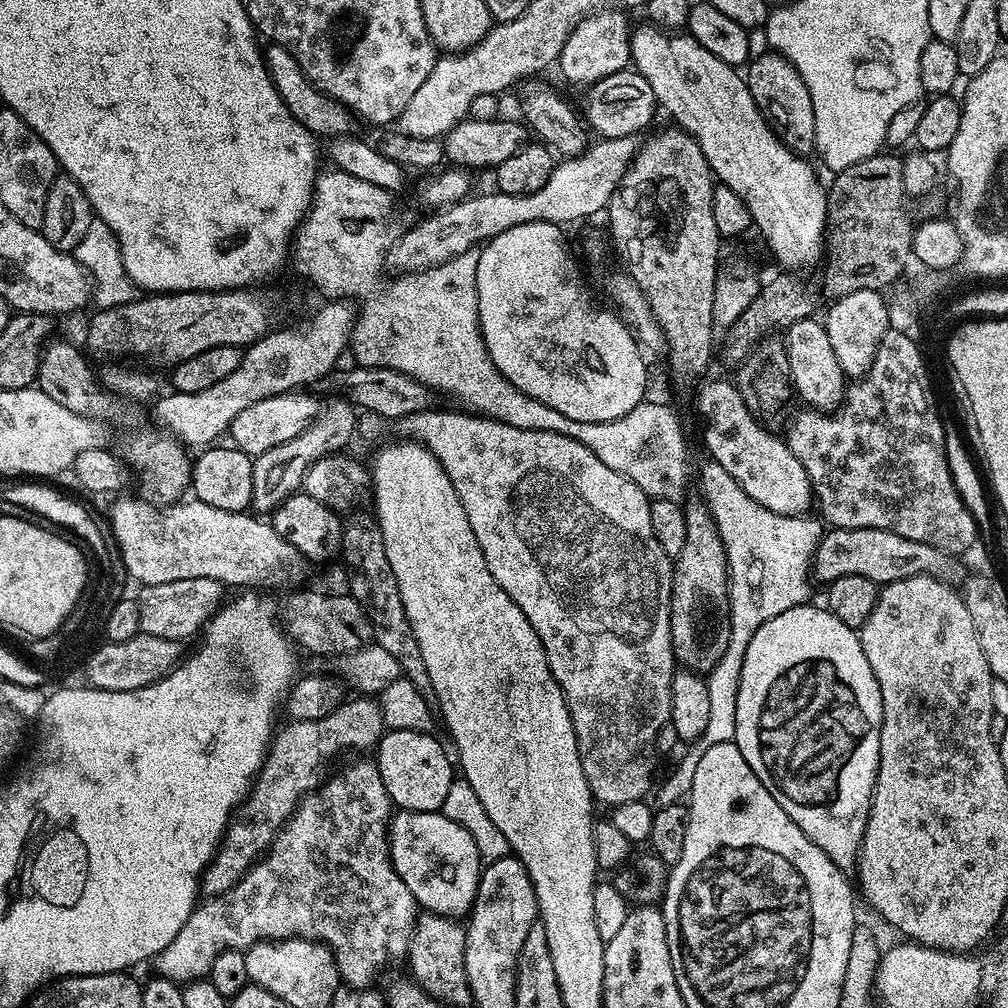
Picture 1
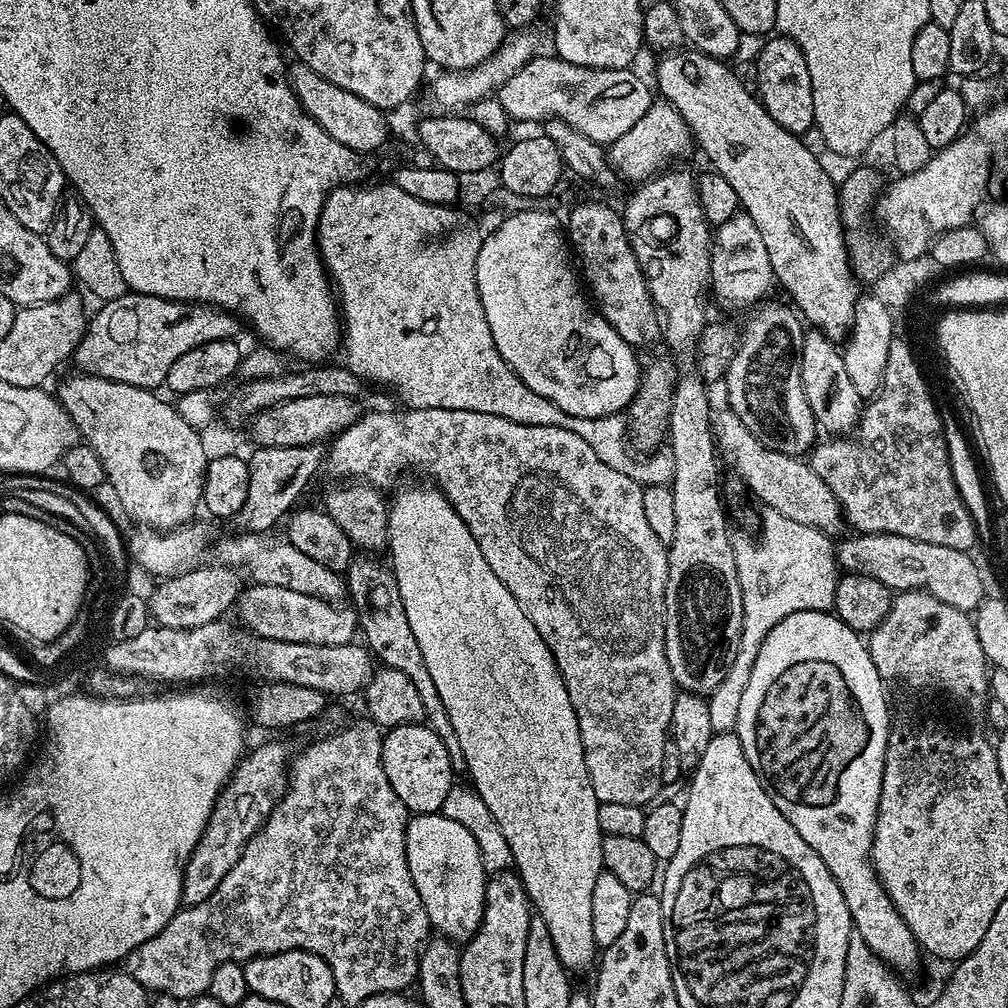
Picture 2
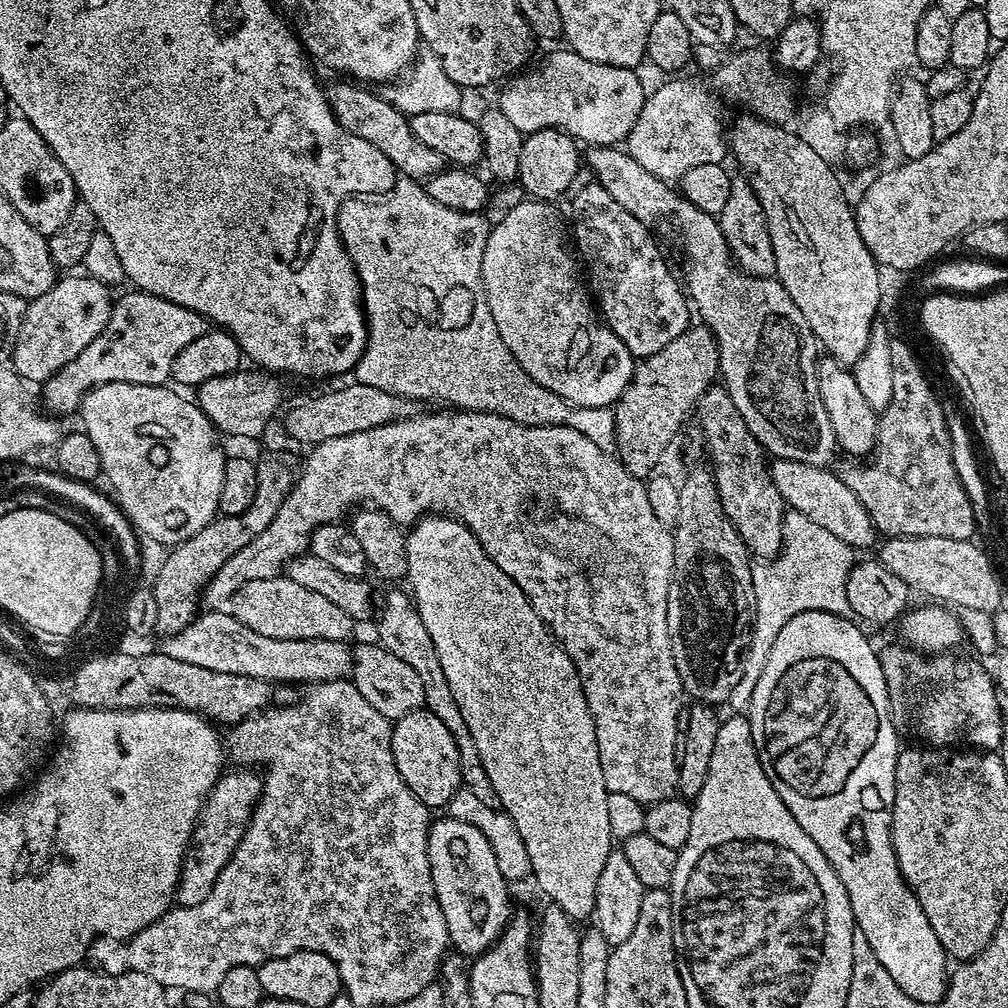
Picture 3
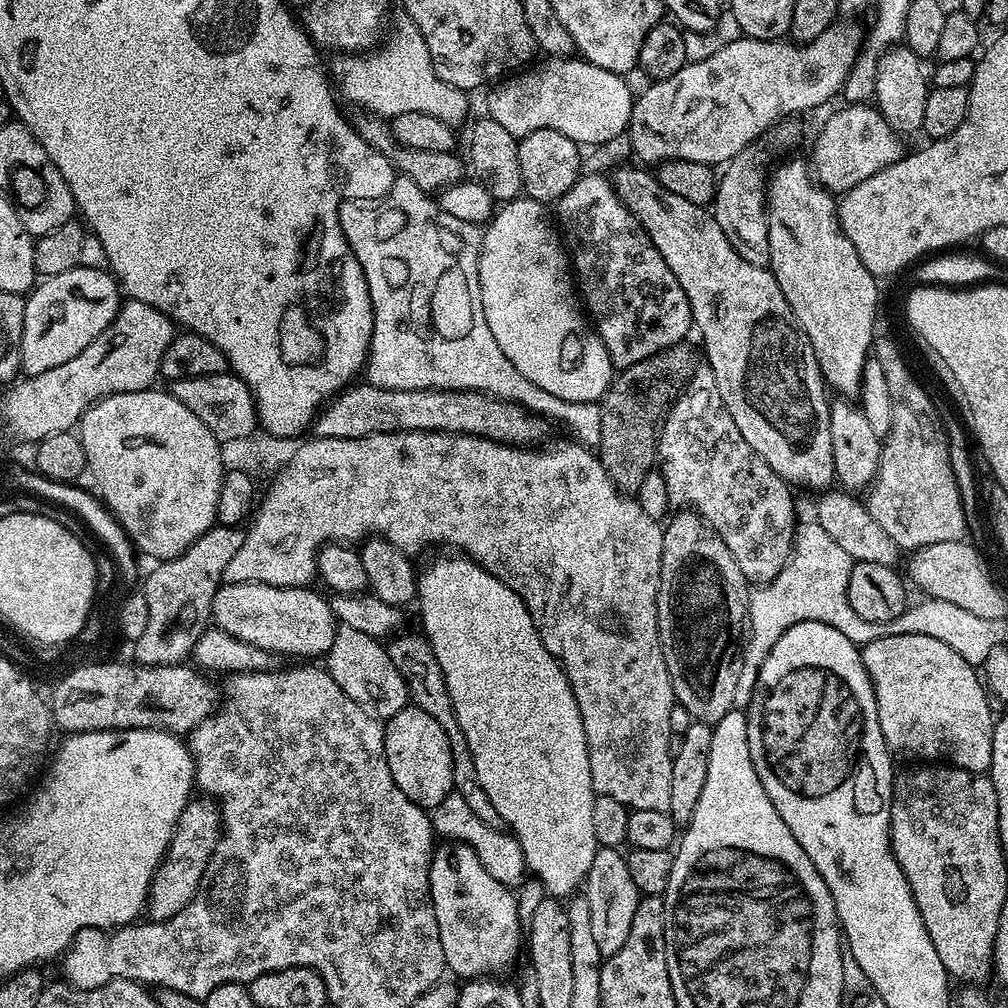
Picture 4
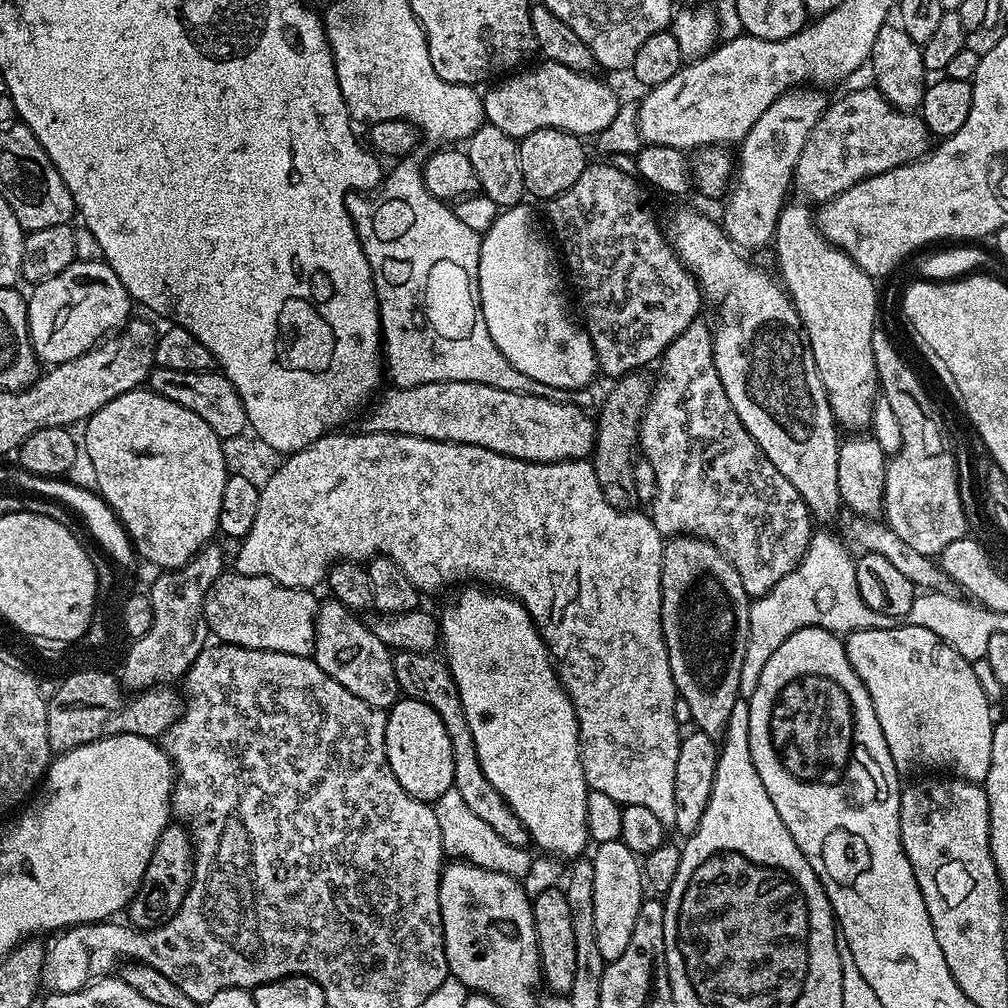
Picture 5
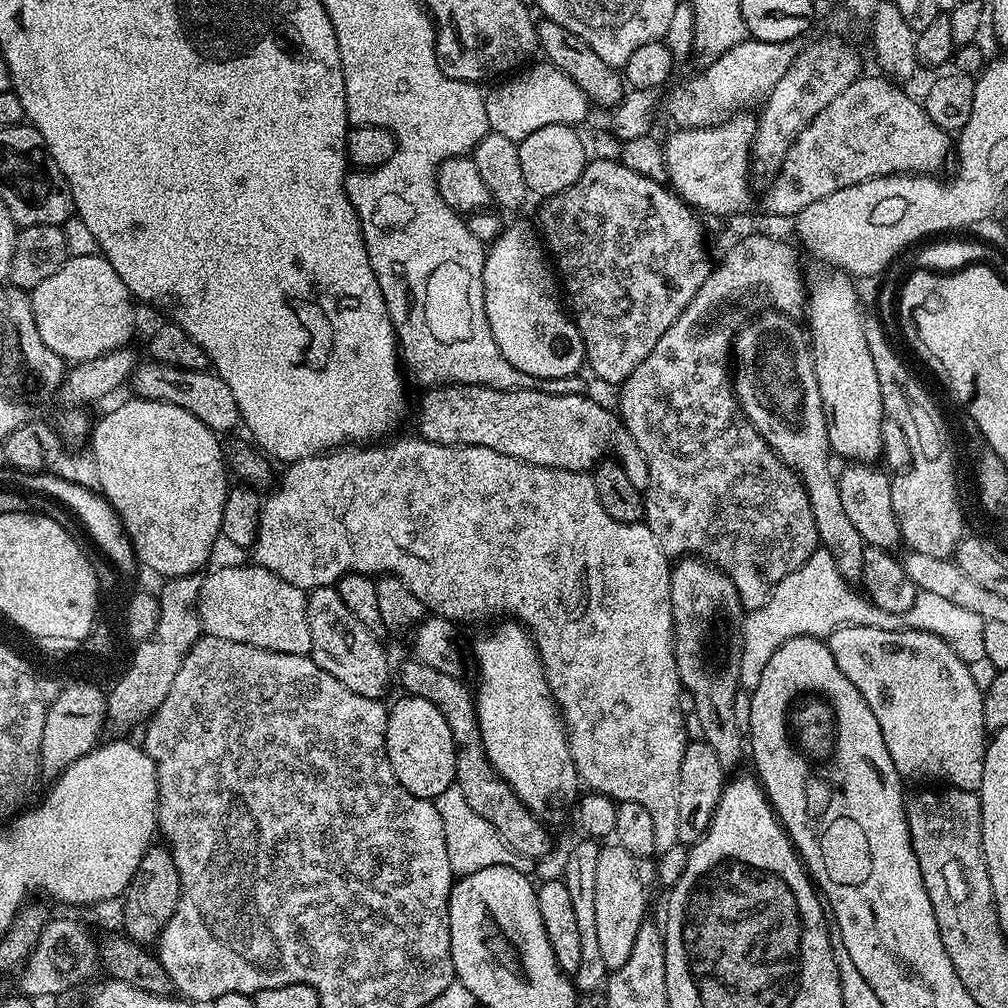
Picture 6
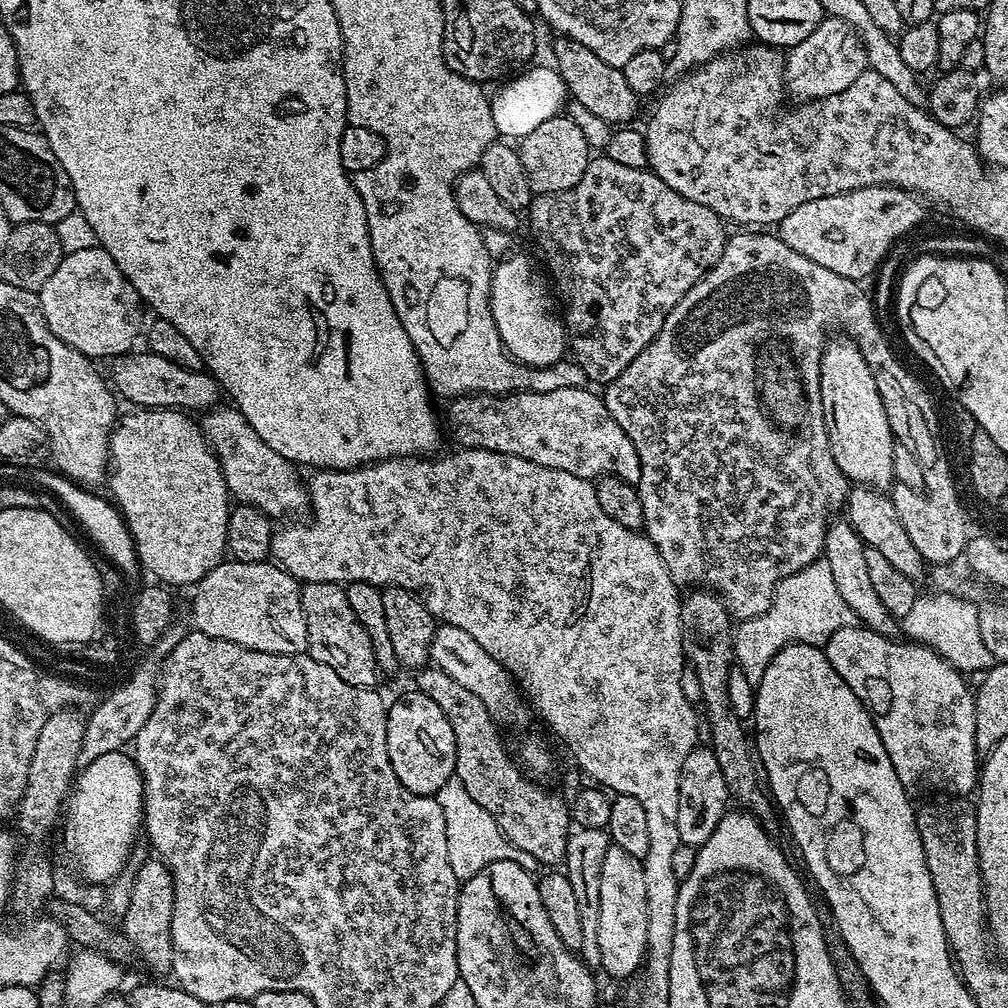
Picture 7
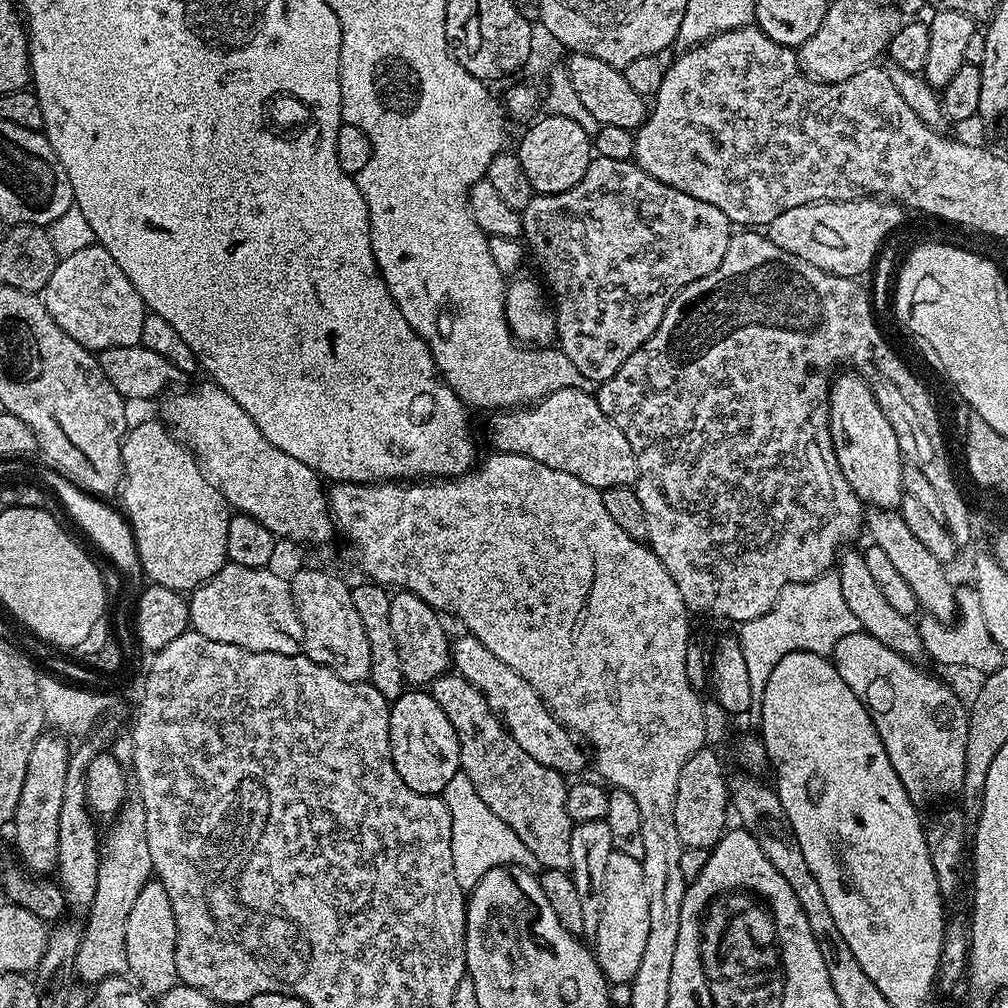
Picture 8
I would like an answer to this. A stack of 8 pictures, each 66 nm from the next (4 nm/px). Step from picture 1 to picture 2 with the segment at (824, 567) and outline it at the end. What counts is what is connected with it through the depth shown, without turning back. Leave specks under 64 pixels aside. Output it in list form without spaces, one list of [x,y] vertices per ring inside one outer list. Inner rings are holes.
[[[861,532],[851,535],[845,535],[845,540],[836,544],[836,562],[845,573],[861,572],[878,578],[878,582],[897,593],[928,592],[948,606],[974,613],[972,604],[976,604],[977,596],[980,596],[982,569],[971,560],[973,557],[969,553],[950,550],[950,546],[934,546],[934,542],[902,538],[898,534]]]

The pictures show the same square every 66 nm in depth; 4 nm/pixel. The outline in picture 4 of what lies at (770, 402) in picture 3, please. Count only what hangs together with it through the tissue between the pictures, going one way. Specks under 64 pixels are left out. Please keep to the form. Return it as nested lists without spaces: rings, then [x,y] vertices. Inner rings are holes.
[[[629,166],[617,167],[615,171],[611,173],[612,189],[618,194],[618,198],[626,206],[626,210],[630,210],[632,217],[644,227],[644,232],[650,238],[650,242],[658,250],[658,254],[662,254],[666,266],[670,266],[674,278],[678,278],[678,286],[682,286],[682,290],[686,294],[686,298],[692,307],[692,322],[695,331],[697,333],[700,331],[700,336],[704,339],[704,356],[708,359],[705,360],[706,367],[714,374],[714,382],[718,382],[718,394],[722,394],[722,402],[726,406],[730,418],[734,418],[734,426],[738,426],[738,431],[741,432],[742,438],[746,438],[746,442],[750,442],[752,449],[755,450],[783,480],[788,481],[794,486],[801,484],[804,488],[827,489],[829,485],[831,485],[828,483],[833,483],[836,474],[834,470],[832,435],[830,434],[830,414],[828,413],[830,400],[829,397],[824,397],[826,385],[823,376],[820,375],[820,367],[816,361],[814,346],[810,342],[806,330],[802,330],[802,326],[798,322],[794,310],[786,302],[786,298],[782,294],[782,290],[778,286],[774,274],[763,264],[751,264],[750,262],[746,262],[746,258],[742,258],[738,254],[738,250],[734,250],[734,246],[730,246],[726,234],[722,234],[722,226],[718,226],[715,215],[713,215],[707,207],[695,204],[694,202],[686,202],[686,198],[681,198],[679,194],[674,194],[671,190],[666,190],[666,186],[662,186],[656,181],[655,175],[653,175],[647,167],[628,167]]]

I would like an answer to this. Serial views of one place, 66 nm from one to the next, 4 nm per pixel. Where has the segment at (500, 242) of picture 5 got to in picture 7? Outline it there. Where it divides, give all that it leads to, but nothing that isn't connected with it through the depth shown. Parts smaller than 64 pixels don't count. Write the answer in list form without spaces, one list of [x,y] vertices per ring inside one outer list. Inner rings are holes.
[[[519,254],[504,257],[492,269],[492,313],[504,350],[517,364],[528,364],[532,368],[559,364],[570,352],[568,330],[557,297],[545,273],[541,272],[532,265],[530,257]]]

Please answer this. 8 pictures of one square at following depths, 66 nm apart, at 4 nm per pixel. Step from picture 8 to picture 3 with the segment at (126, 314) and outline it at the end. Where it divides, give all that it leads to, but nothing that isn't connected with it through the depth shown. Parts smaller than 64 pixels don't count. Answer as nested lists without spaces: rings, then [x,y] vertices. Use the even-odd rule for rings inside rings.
[[[64,274],[37,300],[24,309],[22,326],[12,346],[10,367],[21,381],[50,379],[66,362],[74,362],[106,326],[114,296],[109,285],[102,284],[87,274]]]

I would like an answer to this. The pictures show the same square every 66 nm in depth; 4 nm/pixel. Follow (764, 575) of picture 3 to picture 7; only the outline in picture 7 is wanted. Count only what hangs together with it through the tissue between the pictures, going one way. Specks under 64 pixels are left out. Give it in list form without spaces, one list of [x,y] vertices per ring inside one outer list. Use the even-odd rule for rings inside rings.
[[[823,558],[815,560],[810,566],[790,574],[783,580],[772,596],[772,605],[758,618],[739,621],[734,628],[736,645],[735,663],[746,674],[746,682],[753,686],[762,682],[766,666],[782,650],[791,644],[814,644],[823,646],[834,634],[834,630],[857,627],[858,621],[854,610],[842,602],[838,594],[838,585],[834,583],[834,574]]]

